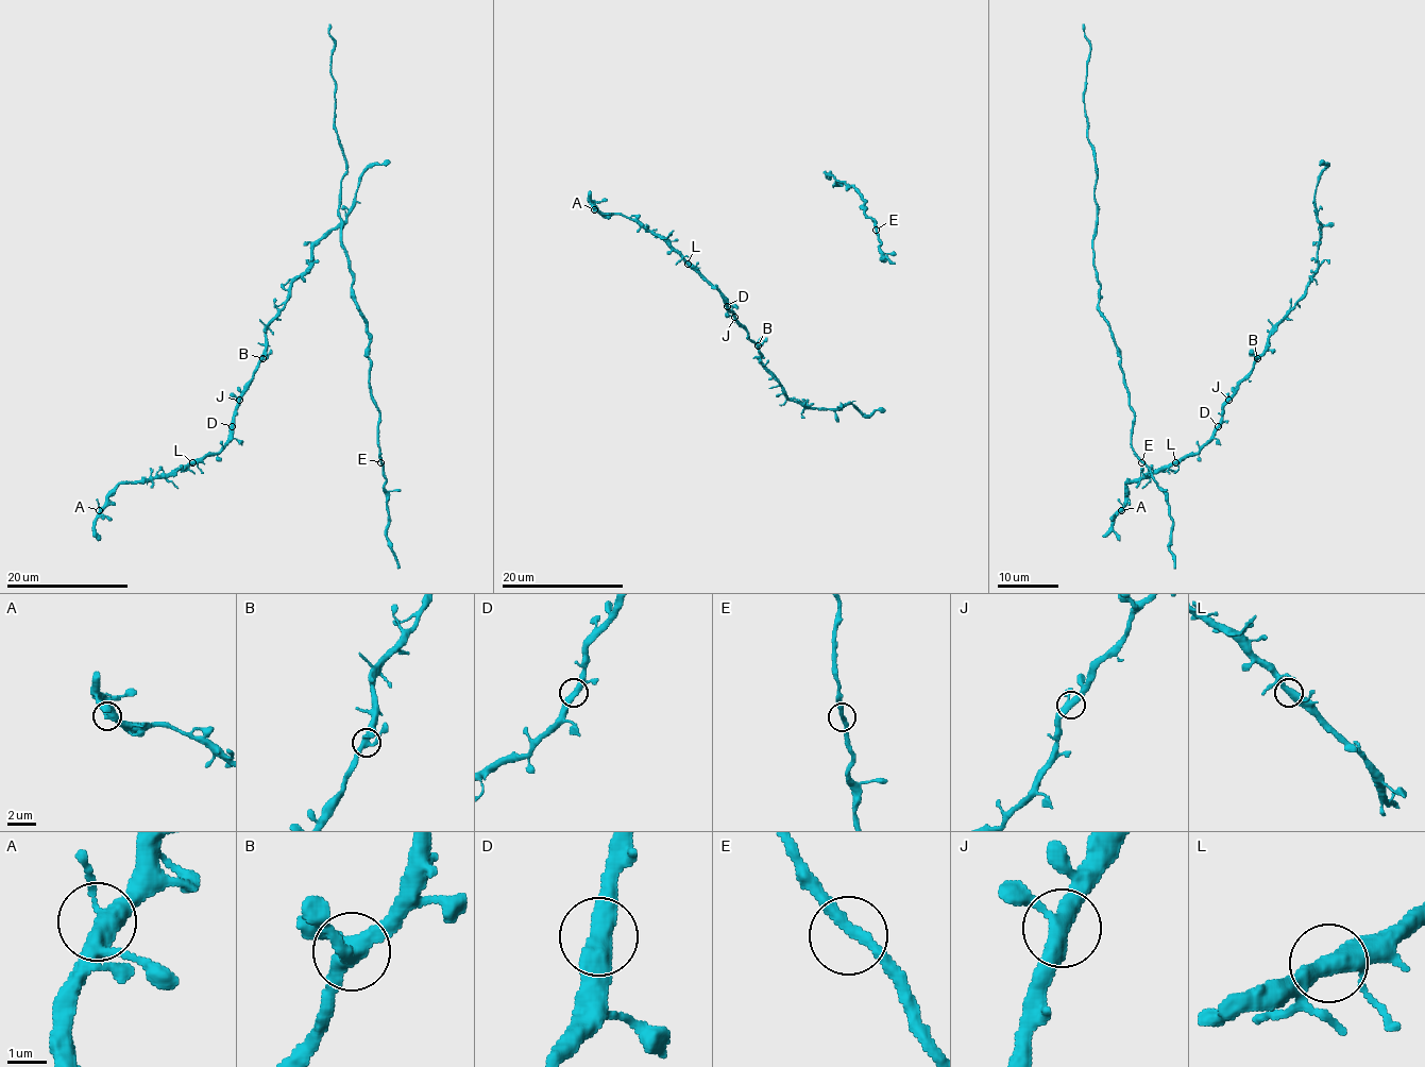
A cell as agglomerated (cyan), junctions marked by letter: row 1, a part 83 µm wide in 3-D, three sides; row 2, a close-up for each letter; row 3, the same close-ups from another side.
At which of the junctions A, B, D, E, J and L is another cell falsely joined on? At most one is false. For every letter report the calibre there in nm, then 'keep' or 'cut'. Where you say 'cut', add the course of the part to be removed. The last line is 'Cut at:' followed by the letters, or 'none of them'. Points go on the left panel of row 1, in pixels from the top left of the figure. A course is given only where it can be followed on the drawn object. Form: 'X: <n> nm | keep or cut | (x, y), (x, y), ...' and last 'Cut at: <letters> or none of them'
A: 400 nm | keep
B: 360 nm | keep
D: 380 nm | keep
E: 300 nm | keep
J: 360 nm | keep
L: 360 nm | keep
Cut at: none of them

